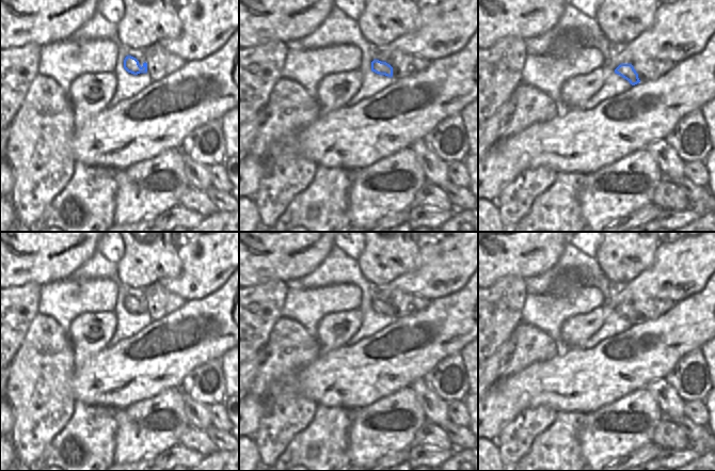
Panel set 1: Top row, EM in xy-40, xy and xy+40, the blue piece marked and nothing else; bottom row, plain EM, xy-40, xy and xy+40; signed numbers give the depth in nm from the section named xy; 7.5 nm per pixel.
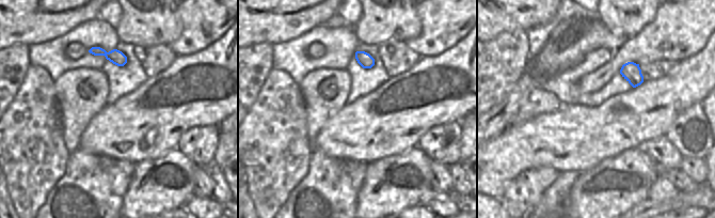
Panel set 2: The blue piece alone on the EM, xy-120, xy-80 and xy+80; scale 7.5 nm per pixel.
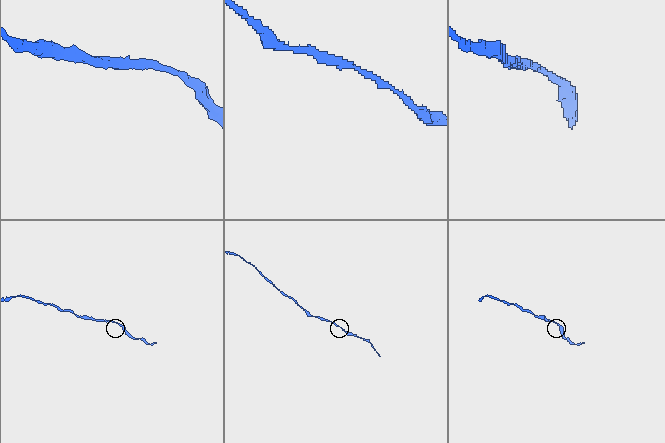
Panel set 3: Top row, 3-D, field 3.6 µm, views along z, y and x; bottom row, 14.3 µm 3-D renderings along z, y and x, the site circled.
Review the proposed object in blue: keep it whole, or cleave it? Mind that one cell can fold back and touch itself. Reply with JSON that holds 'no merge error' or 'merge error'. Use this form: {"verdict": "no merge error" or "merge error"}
{"verdict": "no merge error"}

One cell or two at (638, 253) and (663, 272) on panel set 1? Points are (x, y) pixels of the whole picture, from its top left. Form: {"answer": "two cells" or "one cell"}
{"answer": "two cells"}

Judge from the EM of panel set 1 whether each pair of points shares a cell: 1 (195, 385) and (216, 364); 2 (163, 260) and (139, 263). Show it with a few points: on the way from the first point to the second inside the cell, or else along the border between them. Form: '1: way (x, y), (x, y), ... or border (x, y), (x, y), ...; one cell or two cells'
1: way (200, 379), (210, 370); one cell
2: way (157, 260), (145, 261); one cell

